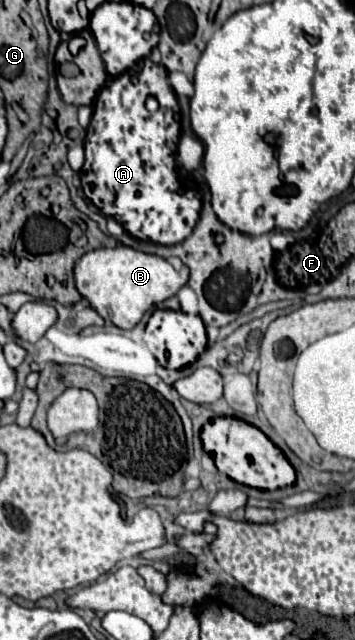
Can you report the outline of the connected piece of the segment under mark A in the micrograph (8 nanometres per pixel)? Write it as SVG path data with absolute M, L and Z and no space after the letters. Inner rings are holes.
M149 58L141 62L141 72L137 76L137 84L131 82L129 72L117 76L109 86L105 86L95 104L91 124L87 128L85 138L85 164L79 172L81 188L85 198L89 198L99 212L115 218L125 232L133 238L147 240L153 244L171 246L183 242L197 224L201 212L201 194L195 188L185 188L177 176L177 142L179 142L179 104L173 96L173 90L167 82L167 70L161 64L153 64ZM147 96L155 96L159 102L157 112L147 112L145 100Z

